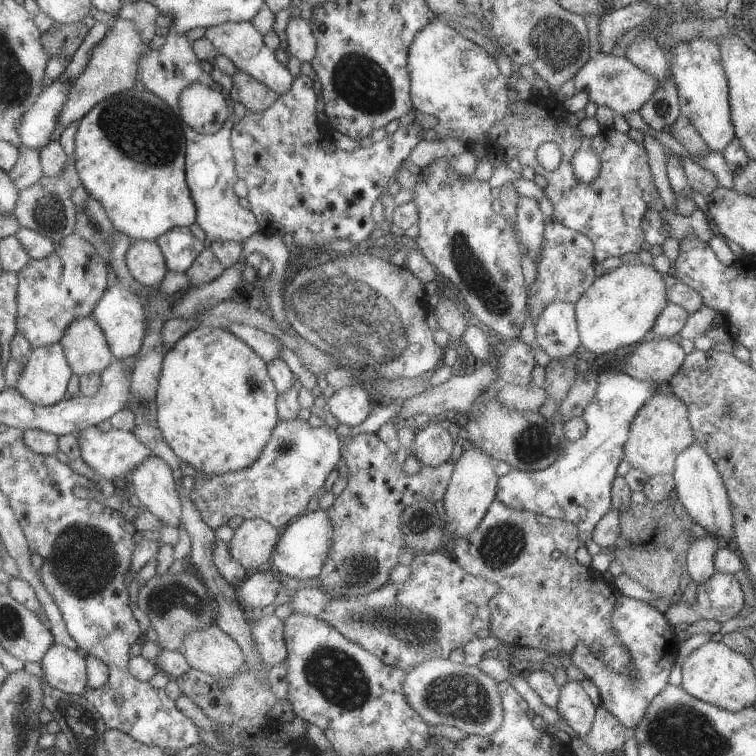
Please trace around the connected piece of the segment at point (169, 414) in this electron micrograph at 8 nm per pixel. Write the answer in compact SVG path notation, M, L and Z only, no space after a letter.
M203 325L197 328L197 330L193 330L190 334L187 334L184 338L181 338L173 350L166 352L164 368L160 377L160 388L157 394L158 426L163 432L163 437L167 440L171 448L175 450L179 459L189 463L196 471L205 472L205 474L211 474L213 476L239 472L253 466L261 458L261 454L264 454L265 448L268 447L273 432L281 422L281 416L278 410L279 399L280 392L273 378L269 375L269 363L263 357L259 356L255 349L251 348L247 342L241 340L240 337L237 337L228 329L211 328Z

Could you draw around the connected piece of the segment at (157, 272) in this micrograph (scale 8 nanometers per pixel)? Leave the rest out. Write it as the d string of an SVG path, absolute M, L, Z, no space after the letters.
M133 241L127 261L132 276L144 286L164 284L170 272L168 261L156 241Z

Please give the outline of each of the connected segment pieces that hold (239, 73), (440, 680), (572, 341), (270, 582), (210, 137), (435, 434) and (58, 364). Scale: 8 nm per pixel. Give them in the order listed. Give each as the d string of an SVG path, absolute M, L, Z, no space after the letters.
M236 70L234 86L237 99L248 112L261 113L273 107L280 100L279 94L275 93L268 85L257 80L255 76L248 74L245 70Z
M440 657L427 660L419 664L407 674L404 685L405 696L409 703L420 713L420 716L431 726L449 726L466 732L468 735L490 736L495 734L505 723L505 712L503 710L499 692L499 682L485 674L482 668L467 666L464 663L455 663L450 658Z
M553 302L544 309L535 324L537 345L552 360L563 359L574 355L575 349L580 346L578 338L578 323L576 322L573 303Z
M272 566L250 573L244 583L239 586L238 599L246 610L265 608L273 605L283 589L283 582L277 580L277 574Z
M232 111L229 120L217 134L197 133L190 129L185 134L189 143L186 157L188 184L193 192L193 200L196 201L197 224L205 232L208 242L220 239L243 243L261 231L258 216L241 208L241 199L235 194L235 184L241 179L236 170L232 146L233 130L237 124L235 119Z
M431 422L422 431L416 431L411 452L421 465L438 467L451 461L455 440L442 422Z
M63 345L37 347L27 360L16 389L35 405L53 406L68 397L67 386L73 374Z

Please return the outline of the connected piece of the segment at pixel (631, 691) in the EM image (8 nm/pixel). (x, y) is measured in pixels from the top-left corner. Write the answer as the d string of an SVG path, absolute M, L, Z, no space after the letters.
M620 594L617 595L617 602L611 612L611 628L617 634L619 642L629 652L635 678L611 672L601 660L590 654L583 644L577 645L569 656L569 664L581 670L585 679L597 688L601 708L605 708L610 715L615 716L630 734L639 724L641 716L645 716L649 700L653 700L668 684L669 672L676 663L680 642L664 614L655 610L649 602L634 600Z

